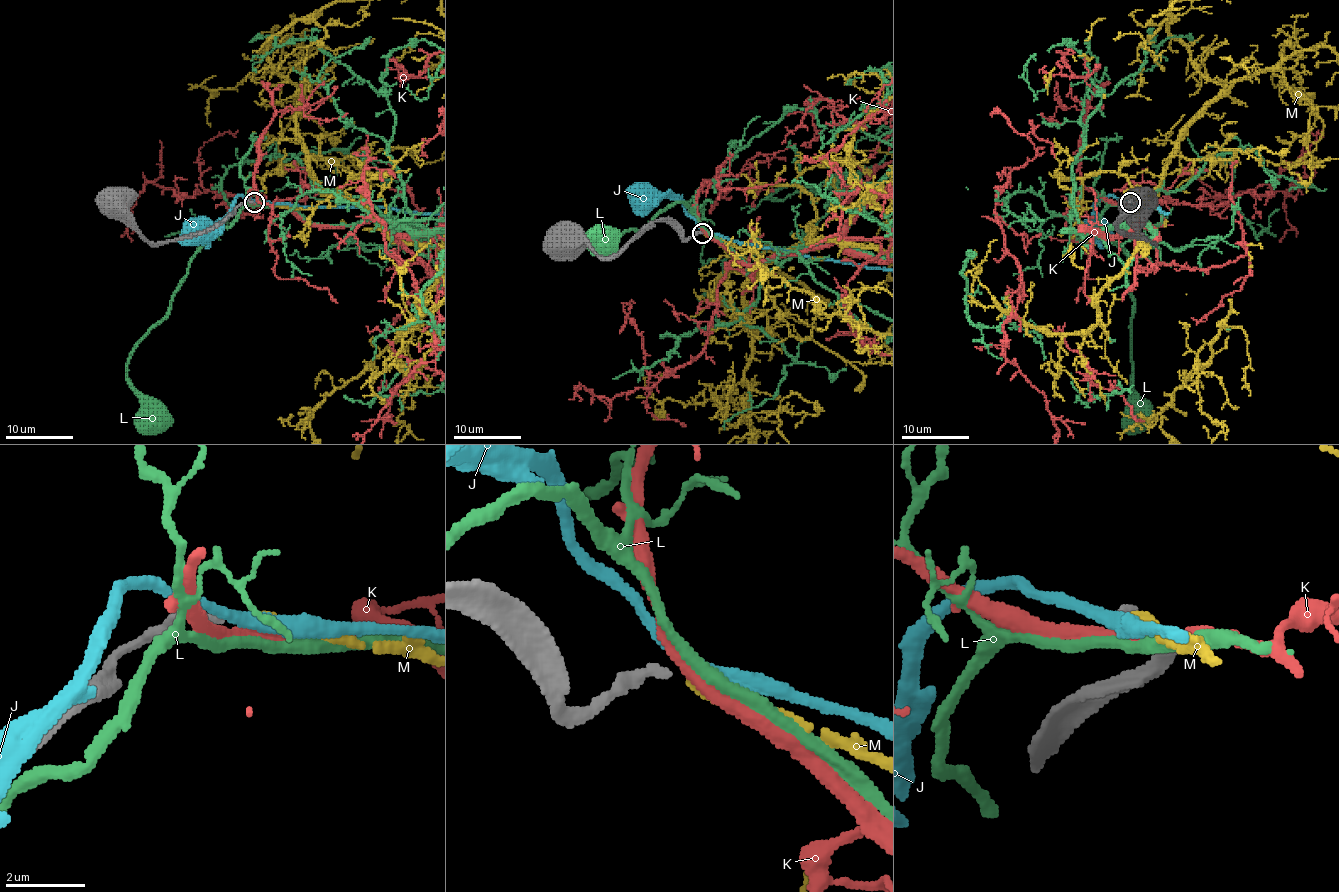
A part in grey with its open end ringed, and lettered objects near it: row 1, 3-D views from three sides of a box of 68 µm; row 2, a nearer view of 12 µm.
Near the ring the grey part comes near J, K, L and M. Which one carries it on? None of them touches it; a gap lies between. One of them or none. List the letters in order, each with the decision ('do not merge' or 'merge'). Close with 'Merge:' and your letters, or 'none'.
J: do not merge
K: do not merge
L: do not merge
M: merge
Merge: M

